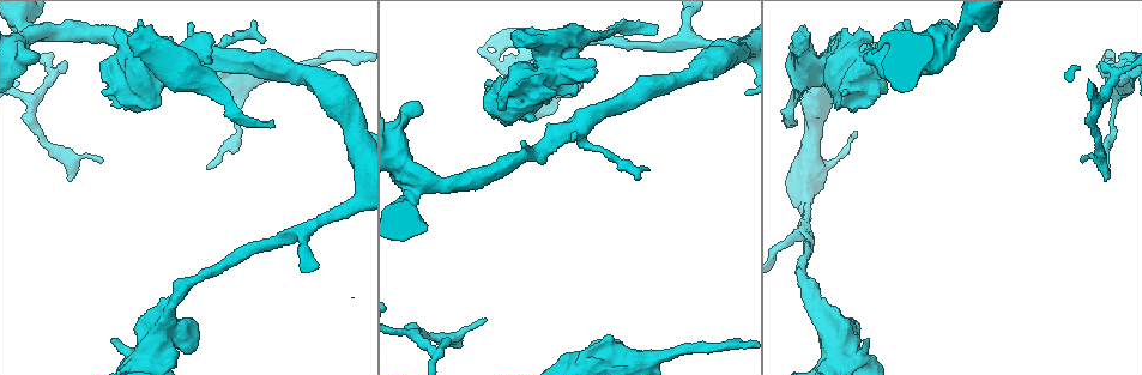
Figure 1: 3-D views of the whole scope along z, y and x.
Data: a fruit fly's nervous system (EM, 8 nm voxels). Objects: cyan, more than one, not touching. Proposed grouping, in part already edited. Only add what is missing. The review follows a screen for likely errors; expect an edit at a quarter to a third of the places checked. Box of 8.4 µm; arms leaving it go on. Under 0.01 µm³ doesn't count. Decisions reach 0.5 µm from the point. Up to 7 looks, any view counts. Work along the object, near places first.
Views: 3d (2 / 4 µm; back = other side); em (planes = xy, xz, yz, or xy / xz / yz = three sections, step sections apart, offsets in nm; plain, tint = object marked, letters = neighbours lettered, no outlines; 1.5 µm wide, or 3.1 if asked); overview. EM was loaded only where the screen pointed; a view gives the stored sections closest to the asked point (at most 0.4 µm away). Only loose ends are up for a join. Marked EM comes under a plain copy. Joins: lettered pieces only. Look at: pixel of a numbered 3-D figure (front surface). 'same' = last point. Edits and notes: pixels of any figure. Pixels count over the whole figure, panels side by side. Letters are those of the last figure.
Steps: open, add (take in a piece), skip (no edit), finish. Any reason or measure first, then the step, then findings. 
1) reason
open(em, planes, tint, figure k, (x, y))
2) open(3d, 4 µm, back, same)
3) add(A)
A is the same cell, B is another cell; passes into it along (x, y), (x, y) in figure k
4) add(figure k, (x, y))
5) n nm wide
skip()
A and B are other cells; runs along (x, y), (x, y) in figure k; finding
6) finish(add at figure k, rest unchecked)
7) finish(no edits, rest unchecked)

branch stops here
open(em, planes, tint, figure 1, (68, 180))

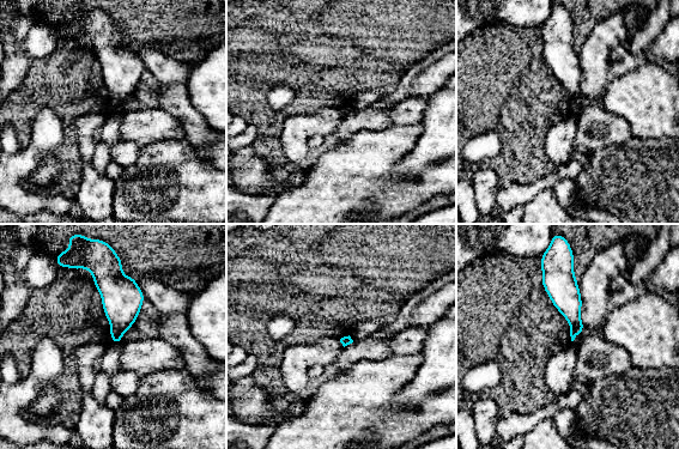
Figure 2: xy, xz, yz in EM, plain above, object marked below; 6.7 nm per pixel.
what lies round it
open(em, planes, letters, same)

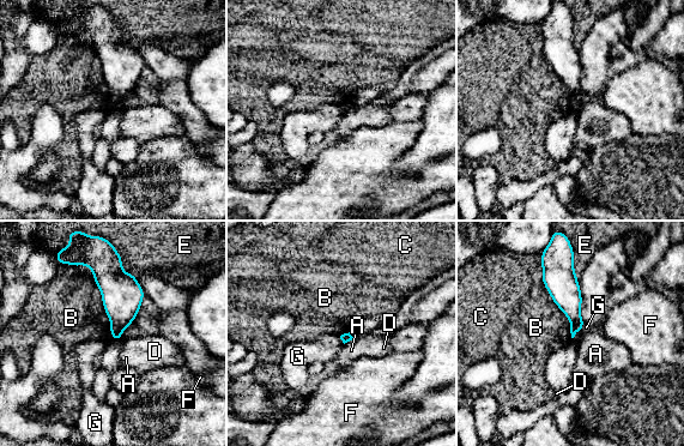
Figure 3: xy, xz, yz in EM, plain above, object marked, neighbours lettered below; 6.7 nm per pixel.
skip()
A, B, C, D, E, F and G are other cells; border along (540, 259), (571, 338) in figure 3; none of them fits

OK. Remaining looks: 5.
an open end
open(em, xy, step 4, letters, figure 1, (113, 338))

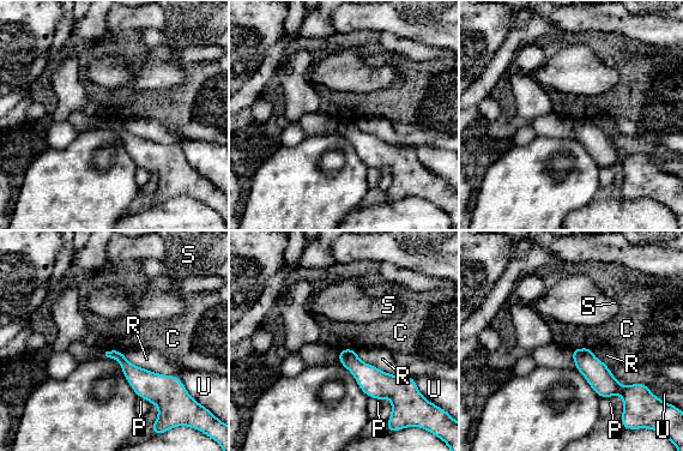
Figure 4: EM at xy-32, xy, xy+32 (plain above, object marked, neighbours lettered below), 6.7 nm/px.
open(em, planes, letters, same)

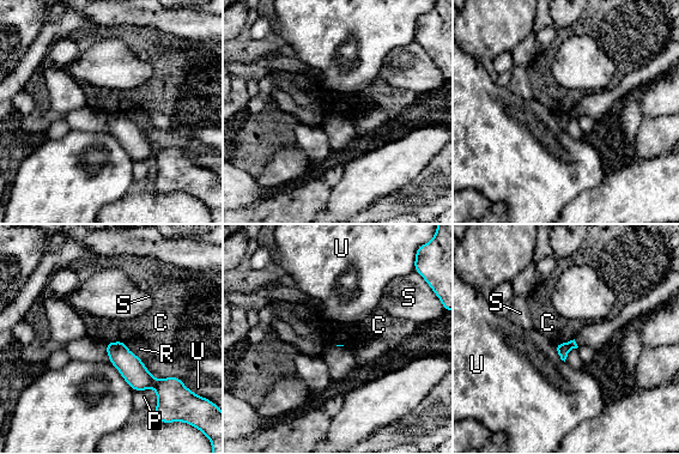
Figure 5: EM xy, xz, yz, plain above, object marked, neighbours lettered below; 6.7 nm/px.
skip()
C, P, R, S and U are other cells; runs along (108, 345), (145, 381), (163, 385) in figure 5; none of them fits

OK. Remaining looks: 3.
an open end
open(em, planes, letters, figure 1, (159, 104))

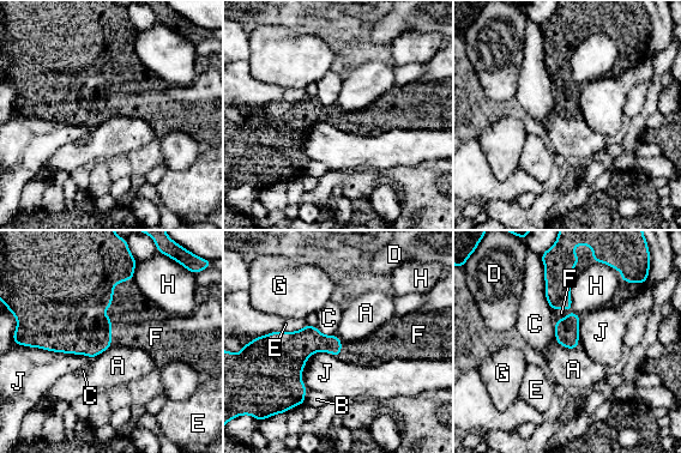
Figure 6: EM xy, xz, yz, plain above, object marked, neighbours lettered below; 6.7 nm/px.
J touches over 440 nm
add(F)
F is the same cell, A, B, C, D, E, G, H and J are other cells; the neuron continues

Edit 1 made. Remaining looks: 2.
finish(add at figure 6, rest unchecked)

